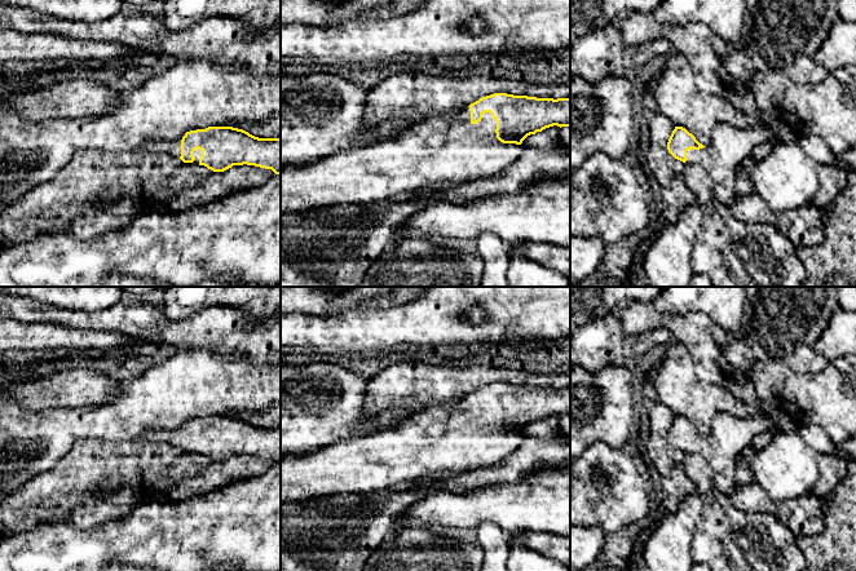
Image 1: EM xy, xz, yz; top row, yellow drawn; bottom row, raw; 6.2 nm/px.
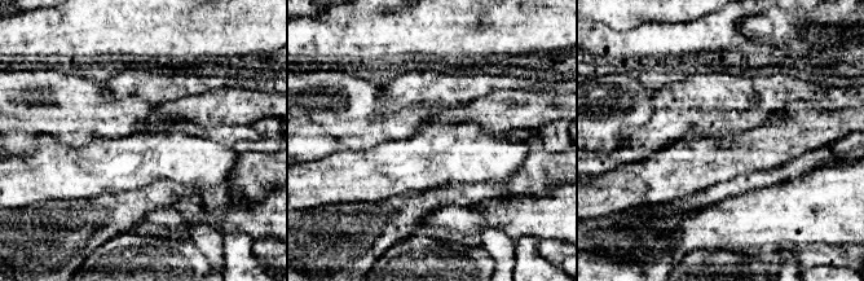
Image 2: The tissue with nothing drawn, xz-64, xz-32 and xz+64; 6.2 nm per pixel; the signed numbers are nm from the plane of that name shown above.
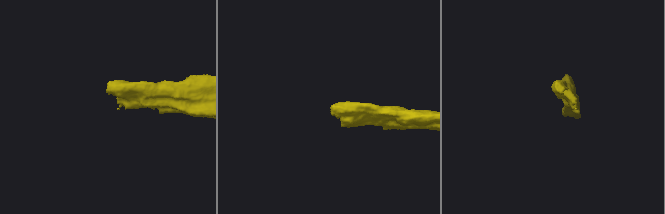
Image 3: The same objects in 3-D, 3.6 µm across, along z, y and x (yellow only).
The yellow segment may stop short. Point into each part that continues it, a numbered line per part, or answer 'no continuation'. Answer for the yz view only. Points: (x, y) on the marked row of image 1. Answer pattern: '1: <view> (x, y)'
1: yz (729, 146)

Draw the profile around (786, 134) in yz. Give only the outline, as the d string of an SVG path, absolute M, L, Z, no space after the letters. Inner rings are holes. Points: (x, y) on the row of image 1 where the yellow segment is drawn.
M782 121L778 123L776 129L778 130L778 136L780 136L781 142L786 142L786 143L798 142L799 137L797 137L794 134L794 132Z

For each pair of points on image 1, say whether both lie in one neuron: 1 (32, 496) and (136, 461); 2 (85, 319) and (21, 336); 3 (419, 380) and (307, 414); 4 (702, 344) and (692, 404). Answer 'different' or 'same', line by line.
1: same
2: different
3: different
4: different

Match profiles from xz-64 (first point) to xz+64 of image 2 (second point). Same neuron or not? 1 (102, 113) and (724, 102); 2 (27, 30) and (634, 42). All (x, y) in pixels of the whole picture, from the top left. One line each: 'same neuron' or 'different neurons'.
1: different neurons
2: same neuron

